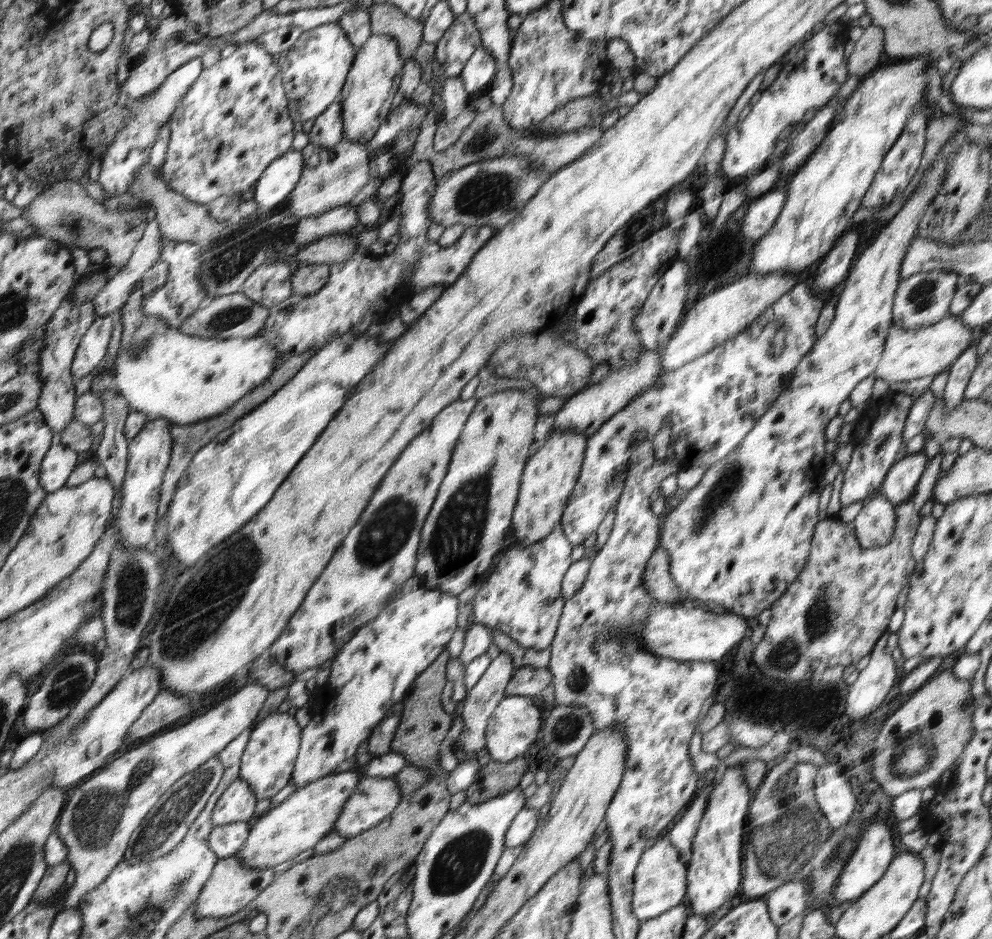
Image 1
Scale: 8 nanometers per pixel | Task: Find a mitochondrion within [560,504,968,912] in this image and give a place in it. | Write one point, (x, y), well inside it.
(789, 827)

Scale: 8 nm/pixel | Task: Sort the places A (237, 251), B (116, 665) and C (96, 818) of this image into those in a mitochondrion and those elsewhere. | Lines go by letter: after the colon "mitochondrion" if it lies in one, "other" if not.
A: mitochondrion
B: other
C: mitochondrion

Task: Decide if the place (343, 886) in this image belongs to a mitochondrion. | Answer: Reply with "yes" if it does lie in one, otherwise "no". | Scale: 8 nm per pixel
yes

